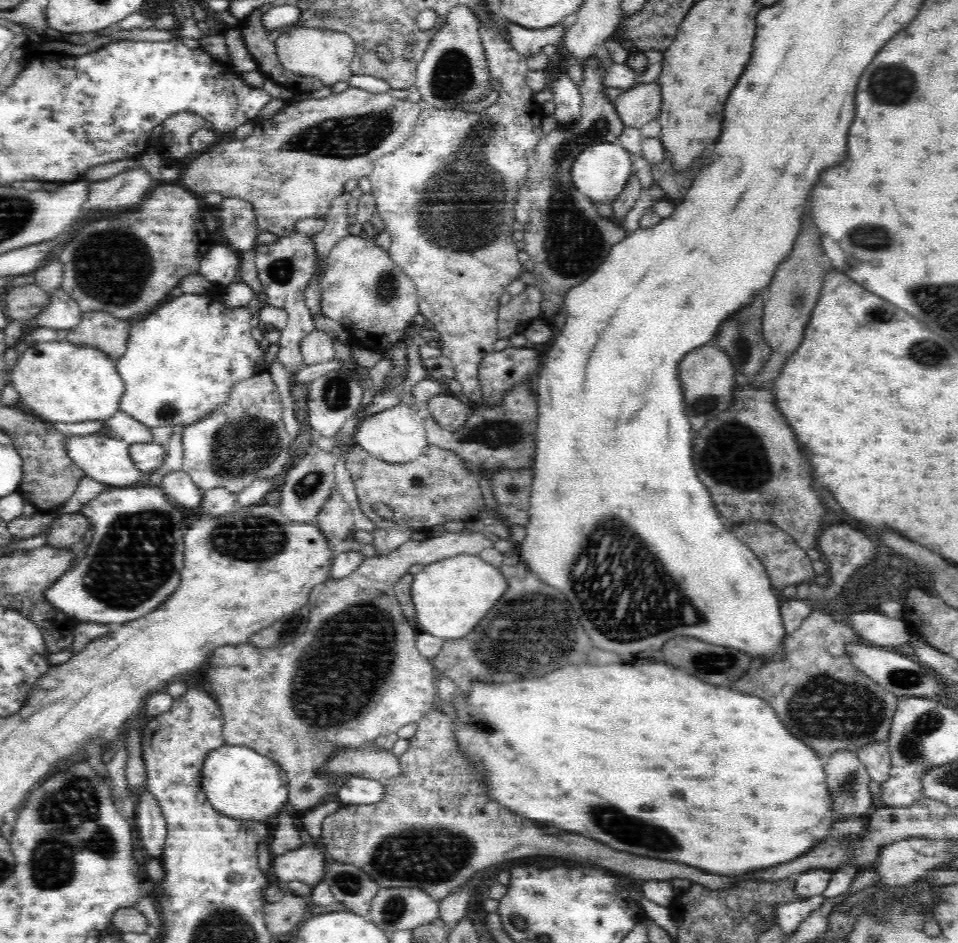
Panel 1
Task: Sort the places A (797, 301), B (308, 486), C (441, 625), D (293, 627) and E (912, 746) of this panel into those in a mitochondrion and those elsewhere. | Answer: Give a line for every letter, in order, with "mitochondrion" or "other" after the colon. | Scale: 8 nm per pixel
A: mitochondrion
B: mitochondrion
C: other
D: mitochondrion
E: mitochondrion

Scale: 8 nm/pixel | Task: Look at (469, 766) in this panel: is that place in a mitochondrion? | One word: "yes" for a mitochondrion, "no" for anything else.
no

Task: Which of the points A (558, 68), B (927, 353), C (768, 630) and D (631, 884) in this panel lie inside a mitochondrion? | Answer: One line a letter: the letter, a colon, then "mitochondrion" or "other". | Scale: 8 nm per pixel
A: other
B: mitochondrion
C: other
D: other

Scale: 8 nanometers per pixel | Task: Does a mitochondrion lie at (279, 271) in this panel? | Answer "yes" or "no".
yes

